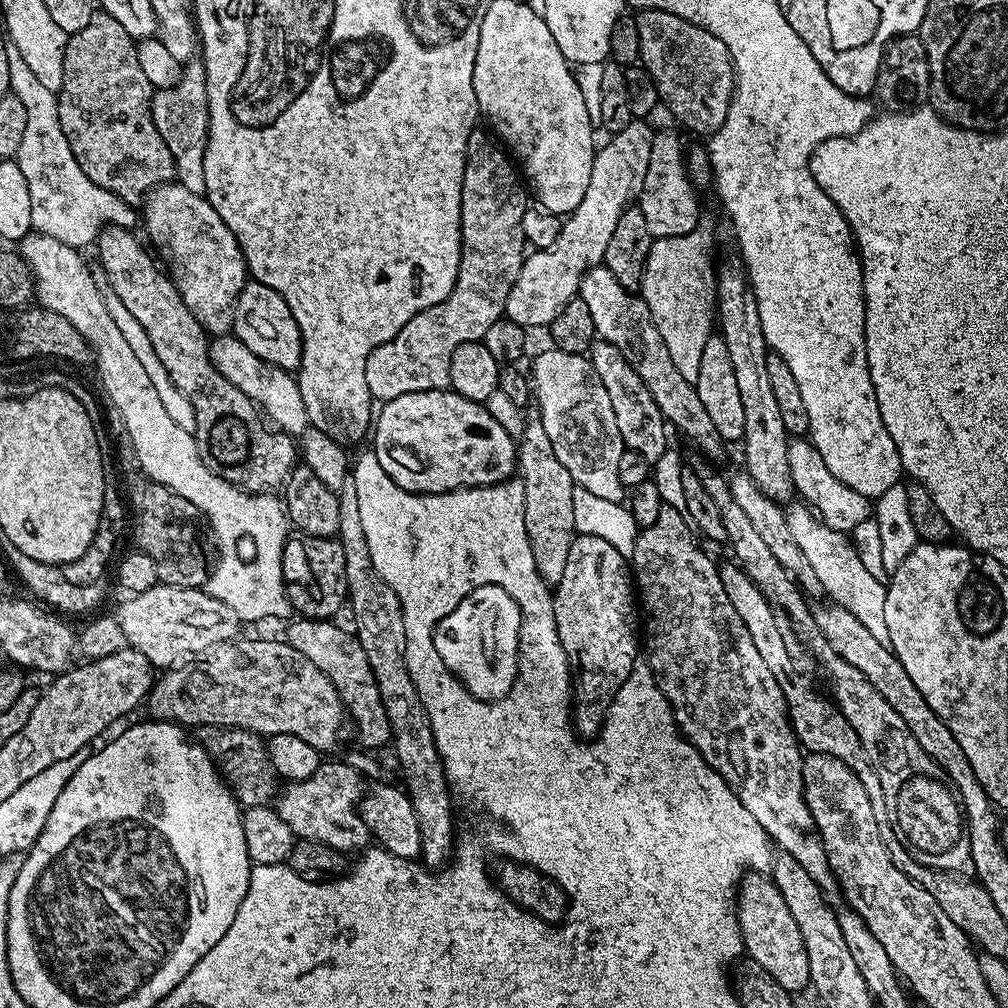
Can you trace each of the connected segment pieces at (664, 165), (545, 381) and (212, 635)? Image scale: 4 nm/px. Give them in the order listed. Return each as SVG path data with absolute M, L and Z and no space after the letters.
M657 131L652 138L646 182L638 197L638 207L653 237L685 236L694 231L701 223L700 204L696 201L696 195L697 189L688 178L685 145L680 145L674 133Z
M555 346L536 356L530 371L530 383L538 405L540 421L558 454L558 462L570 470L573 481L599 498L621 503L626 487L619 478L619 459L626 449L614 418L610 394L592 369L591 359L584 354L570 354Z
M156 583L150 590L129 595L128 601L114 612L116 621L122 626L122 634L125 641L131 647L140 651L146 656L149 662L157 669L164 670L169 666L175 665L176 660L183 652L204 652L224 643L226 640L237 639L236 624L237 617L233 616L231 610L224 605L218 598L214 598L200 586L170 586L169 584Z

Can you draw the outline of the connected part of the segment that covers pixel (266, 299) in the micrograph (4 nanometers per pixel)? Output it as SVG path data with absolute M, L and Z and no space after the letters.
M255 282L245 283L232 310L231 334L267 365L285 370L296 370L300 367L302 342L298 322L294 322L294 314L290 314L286 298L282 298L282 294L278 294L278 290L270 286Z

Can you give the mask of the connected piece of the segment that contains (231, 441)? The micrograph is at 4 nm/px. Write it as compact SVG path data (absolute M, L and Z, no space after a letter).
M105 226L100 229L100 235L96 237L95 251L100 251L100 264L107 280L107 287L112 288L118 294L122 303L134 314L135 321L146 330L146 336L150 338L154 354L158 356L159 362L165 367L170 382L187 398L194 408L194 417L197 428L194 433L198 454L205 466L216 466L220 470L220 476L226 482L230 482L235 488L243 488L246 492L257 494L268 494L279 489L290 476L294 465L298 460L298 448L293 437L280 434L276 437L271 432L273 429L266 423L265 417L242 390L231 385L226 378L214 368L213 362L208 357L209 333L204 327L186 310L186 302L182 302L180 291L175 283L152 261L147 250L140 245L140 240L135 236L135 231L119 226Z

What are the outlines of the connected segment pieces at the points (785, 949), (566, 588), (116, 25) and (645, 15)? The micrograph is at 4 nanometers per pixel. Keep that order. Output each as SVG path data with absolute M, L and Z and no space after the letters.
M745 875L738 885L734 911L740 935L744 937L745 953L755 963L761 964L787 992L799 994L803 988L807 989L810 984L810 962L806 958L802 930L798 930L798 922L794 920L794 914L790 914L790 906L786 906L786 898L778 886L767 875Z
M578 534L571 543L562 578L554 586L553 612L560 647L568 657L569 673L573 675L570 684L572 726L579 737L590 740L599 735L618 690L628 683L628 678L638 664L636 656L640 643L640 616L634 578L627 559L606 540L594 535Z
M93 10L90 22L86 22L82 30L73 32L68 37L68 45L64 51L62 86L56 98L62 134L66 134L66 142L70 144L70 150L82 174L129 206L139 205L152 189L176 180L174 158L166 147L166 142L162 142L158 126L154 126L154 87L146 75L142 74L136 47L133 36L126 34L126 30L122 30L122 25L115 18L110 18L110 14L103 10Z
M646 8L635 13L638 26L639 63L656 83L660 104L672 111L672 116L680 124L685 124L692 132L701 132L704 138L711 137L726 122L730 110L732 94L736 90L736 72L732 69L732 55L726 50L726 42L710 34L698 24L686 22L665 8Z

